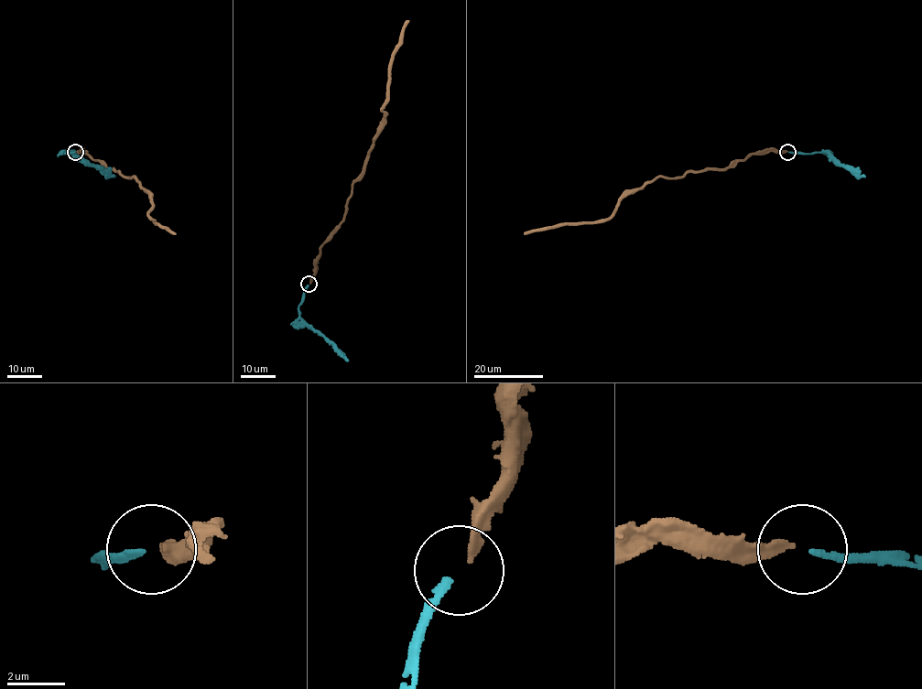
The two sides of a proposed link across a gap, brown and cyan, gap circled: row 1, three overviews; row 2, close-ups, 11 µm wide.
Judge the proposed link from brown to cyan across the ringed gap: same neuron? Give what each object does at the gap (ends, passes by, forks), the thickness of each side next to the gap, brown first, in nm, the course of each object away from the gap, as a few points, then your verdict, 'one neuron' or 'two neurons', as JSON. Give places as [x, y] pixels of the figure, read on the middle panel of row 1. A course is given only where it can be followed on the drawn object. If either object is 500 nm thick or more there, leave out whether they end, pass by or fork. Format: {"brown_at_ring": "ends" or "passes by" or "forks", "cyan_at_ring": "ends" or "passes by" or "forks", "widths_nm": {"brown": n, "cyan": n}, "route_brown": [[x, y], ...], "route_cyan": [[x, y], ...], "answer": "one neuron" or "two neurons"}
{"brown_at_ring": "ends", "cyan_at_ring": "ends", "widths_nm": {"brown": 280, "cyan": 240}, "route_brown": [[310, 284], [319, 248], [342, 220], [352, 183], [364, 169], [384, 122], [391, 55], [408, 21]], "route_cyan": [[309, 285], [298, 306], [298, 316], [349, 360]], "answer": "one neuron"}

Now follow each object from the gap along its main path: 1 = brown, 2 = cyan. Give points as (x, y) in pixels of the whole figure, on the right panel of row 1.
1: (787, 152), (763, 151), (736, 159), (727, 168), (658, 177), (631, 189), (607, 219), (525, 234)
2: (789, 152), (826, 152), (837, 162), (850, 166), (863, 177)

